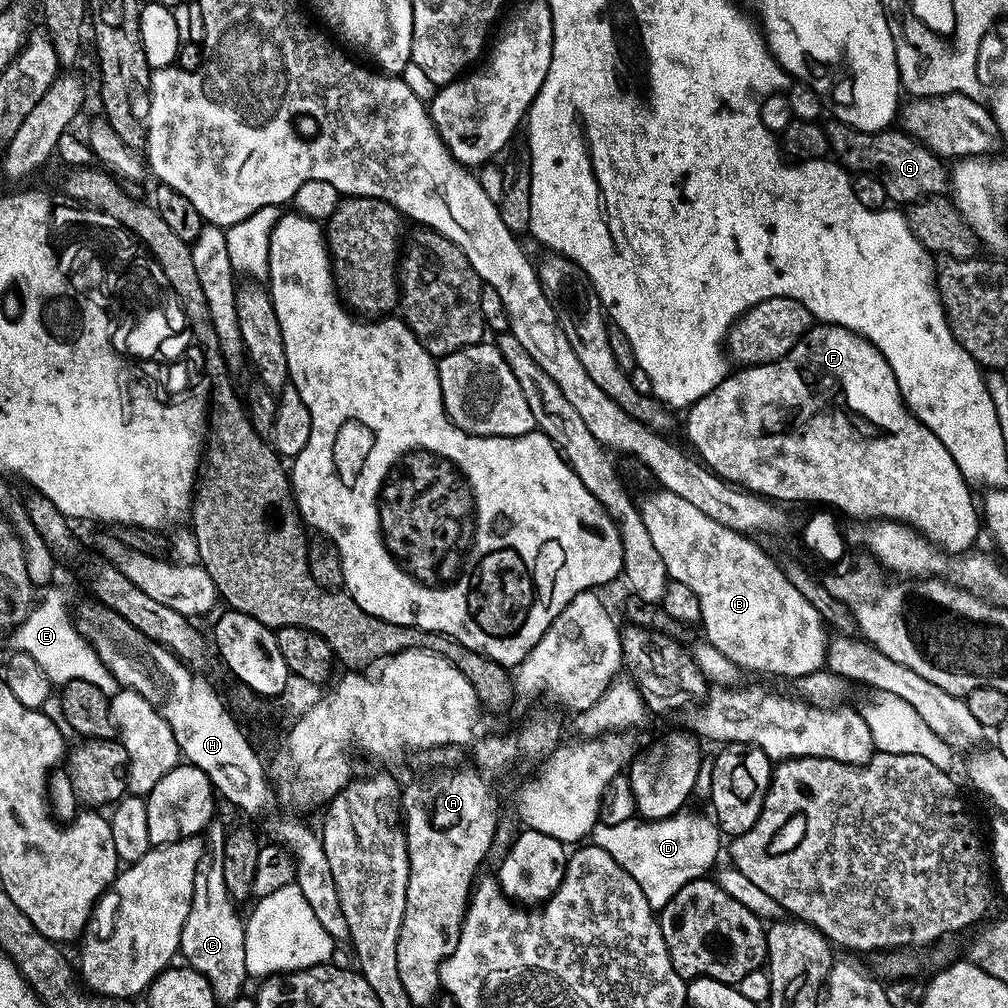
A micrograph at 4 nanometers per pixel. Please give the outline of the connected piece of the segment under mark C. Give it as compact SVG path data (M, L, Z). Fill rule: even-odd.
M220 818L213 819L206 829L206 843L201 861L198 862L198 870L194 878L194 894L190 914L186 918L186 926L182 926L182 938L180 939L181 957L185 956L187 967L198 970L210 982L217 1001L221 1005L231 1005L232 1001L241 999L244 988L244 980L249 979L245 961L244 929L245 921L236 913L237 901L232 899L230 890L226 890L226 877L222 875L222 854L224 853L224 838L226 824Z

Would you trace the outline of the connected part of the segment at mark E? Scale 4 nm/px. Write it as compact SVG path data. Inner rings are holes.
M49 587L42 600L29 612L27 619L13 631L12 642L15 651L32 656L41 670L54 686L63 686L70 681L90 682L102 690L109 698L120 690L117 680L110 674L108 667L101 662L93 646L75 626L72 610L68 608L68 596L60 588Z

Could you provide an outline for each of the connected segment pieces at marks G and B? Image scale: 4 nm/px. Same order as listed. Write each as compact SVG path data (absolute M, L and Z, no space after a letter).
M835 118L829 121L824 124L824 133L831 155L840 167L852 174L878 178L878 182L886 186L886 194L893 205L909 206L916 201L927 200L929 196L942 196L949 191L950 172L945 161L907 132L867 132Z
M655 491L644 501L639 501L640 517L650 534L650 542L654 542L654 550L658 550L662 562L666 562L669 580L682 582L690 586L694 594L698 594L698 602L702 606L700 624L702 632L704 628L708 635L705 636L707 643L722 650L722 654L726 654L726 658L730 658L730 662L737 664L745 673L765 672L768 676L799 678L821 671L828 659L829 633L818 610L814 610L814 606L810 606L810 602L798 594L794 582L786 578L783 567L775 564L752 541L755 539L745 533L719 525L678 494Z

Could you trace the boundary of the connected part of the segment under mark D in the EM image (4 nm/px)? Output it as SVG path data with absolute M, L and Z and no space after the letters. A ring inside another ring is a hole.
M688 811L660 820L630 819L612 825L600 820L592 828L591 843L606 850L638 882L653 911L663 909L682 886L707 875L720 852L724 838L715 821L709 815Z

